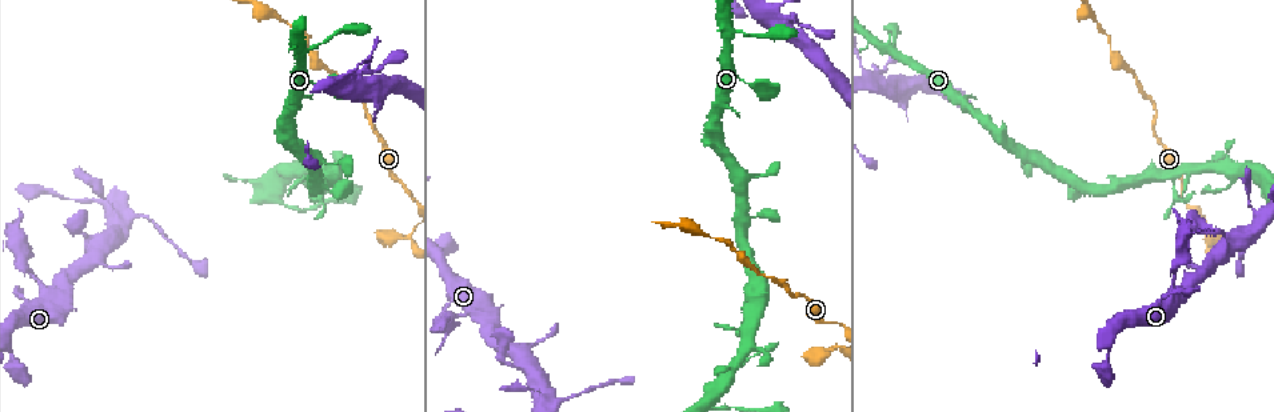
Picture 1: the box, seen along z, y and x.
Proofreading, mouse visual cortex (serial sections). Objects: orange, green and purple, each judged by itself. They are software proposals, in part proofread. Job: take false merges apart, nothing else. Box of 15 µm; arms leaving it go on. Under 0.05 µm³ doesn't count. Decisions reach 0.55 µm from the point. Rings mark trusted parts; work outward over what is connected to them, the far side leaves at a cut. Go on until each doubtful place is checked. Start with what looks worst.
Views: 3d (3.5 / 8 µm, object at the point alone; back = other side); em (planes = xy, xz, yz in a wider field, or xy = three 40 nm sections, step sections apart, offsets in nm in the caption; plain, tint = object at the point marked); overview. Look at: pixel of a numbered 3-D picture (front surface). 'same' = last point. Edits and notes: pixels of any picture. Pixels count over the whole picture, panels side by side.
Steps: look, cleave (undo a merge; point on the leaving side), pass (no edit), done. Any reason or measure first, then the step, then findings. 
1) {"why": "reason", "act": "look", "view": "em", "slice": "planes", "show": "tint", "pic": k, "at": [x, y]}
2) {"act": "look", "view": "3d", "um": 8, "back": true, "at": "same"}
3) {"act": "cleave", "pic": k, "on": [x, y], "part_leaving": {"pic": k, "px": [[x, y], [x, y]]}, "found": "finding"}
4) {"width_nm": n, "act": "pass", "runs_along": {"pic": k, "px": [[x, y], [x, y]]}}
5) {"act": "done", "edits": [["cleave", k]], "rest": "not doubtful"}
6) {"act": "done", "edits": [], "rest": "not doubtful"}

{"why": "sudden change in width", "act": "look", "view": "3d", "um": 3.5, "pic": 1, "at": [144, 215]}

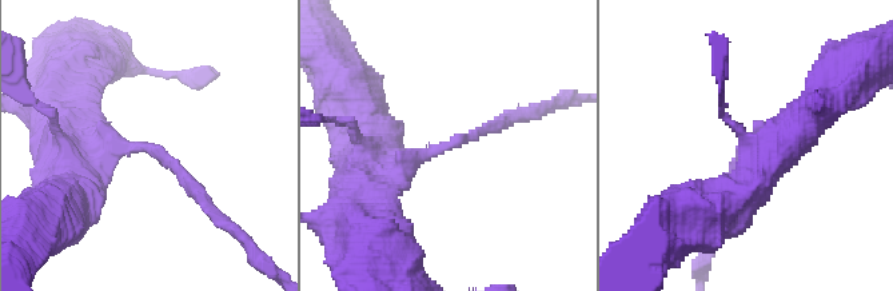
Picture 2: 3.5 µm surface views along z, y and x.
{"why": "now the EM", "act": "look", "view": "em", "slice": "planes", "show": "tint", "pic": 2, "at": [146, 146]}

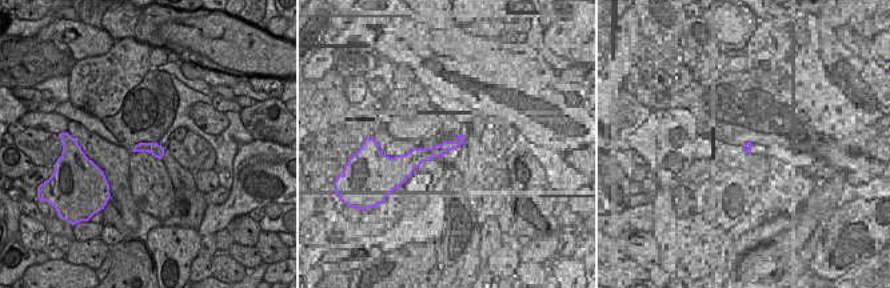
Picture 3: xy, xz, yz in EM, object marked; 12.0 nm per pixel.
{"act": "pass", "found": "one cell here"}

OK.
{"why": "three-way junction", "act": "look", "view": "3d", "um": 3.5, "pic": 1, "at": [829, 348]}

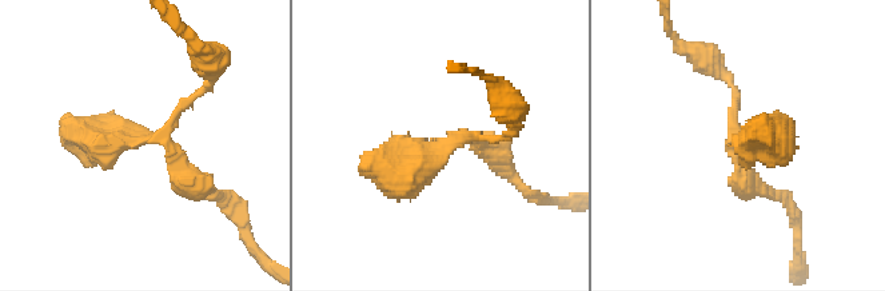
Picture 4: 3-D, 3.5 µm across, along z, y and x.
{"arms": 3, "arm_widths_nm": [100, 250, 400], "why": "now the EM", "act": "look", "view": "em", "slice": "planes", "show": "tint", "pic": 4, "at": [145, 140]}

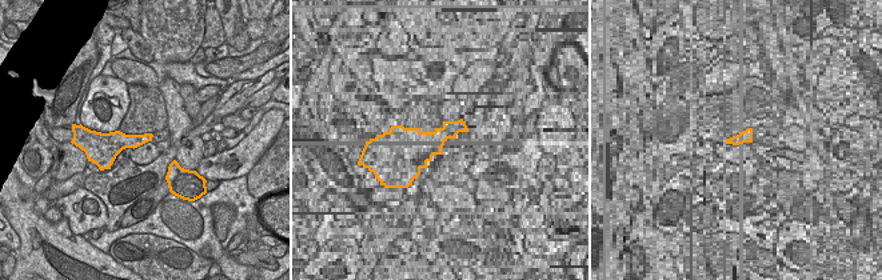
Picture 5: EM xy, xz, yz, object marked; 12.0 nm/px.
{"act": "pass", "runs_along": {"pic": 4, "px": [[207, 82], [150, 139], [67, 119]]}, "found": "one cell here"}

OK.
{"why": "abrupt turn", "act": "look", "view": "3d", "um": 3.5, "pic": 1, "at": [319, 196]}

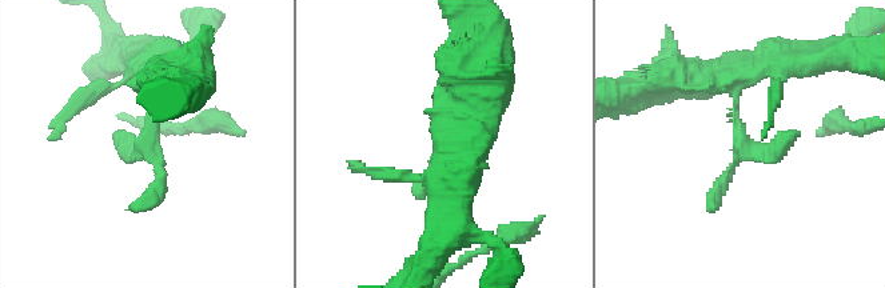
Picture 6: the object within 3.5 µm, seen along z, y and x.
{"act": "look", "view": "em", "slice": "xy", "step": 2, "show": "tint", "pic": 6, "at": [740, 135]}

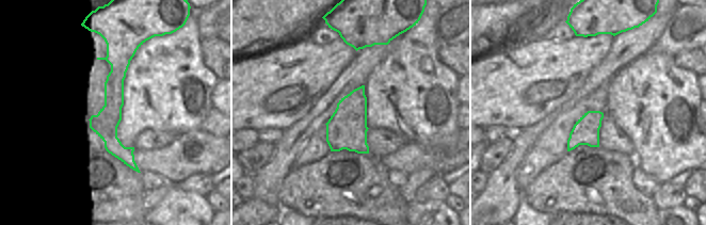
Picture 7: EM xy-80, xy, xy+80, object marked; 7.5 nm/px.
{"why": "cut it another way", "act": "look", "view": "em", "slice": "xy", "step": 1, "show": "tint", "at": "same"}

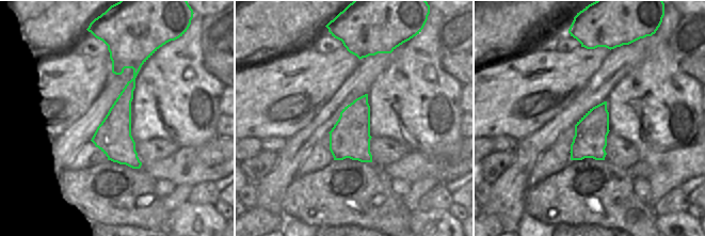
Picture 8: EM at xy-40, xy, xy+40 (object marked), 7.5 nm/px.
{"act": "pass", "runs_along": {"pic": 6, "px": [[479, 123], [451, 134], [418, 195]]}, "found": "continuous, no second cell"}

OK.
{"act": "done", "edits": [], "rest": "not doubtful"}

